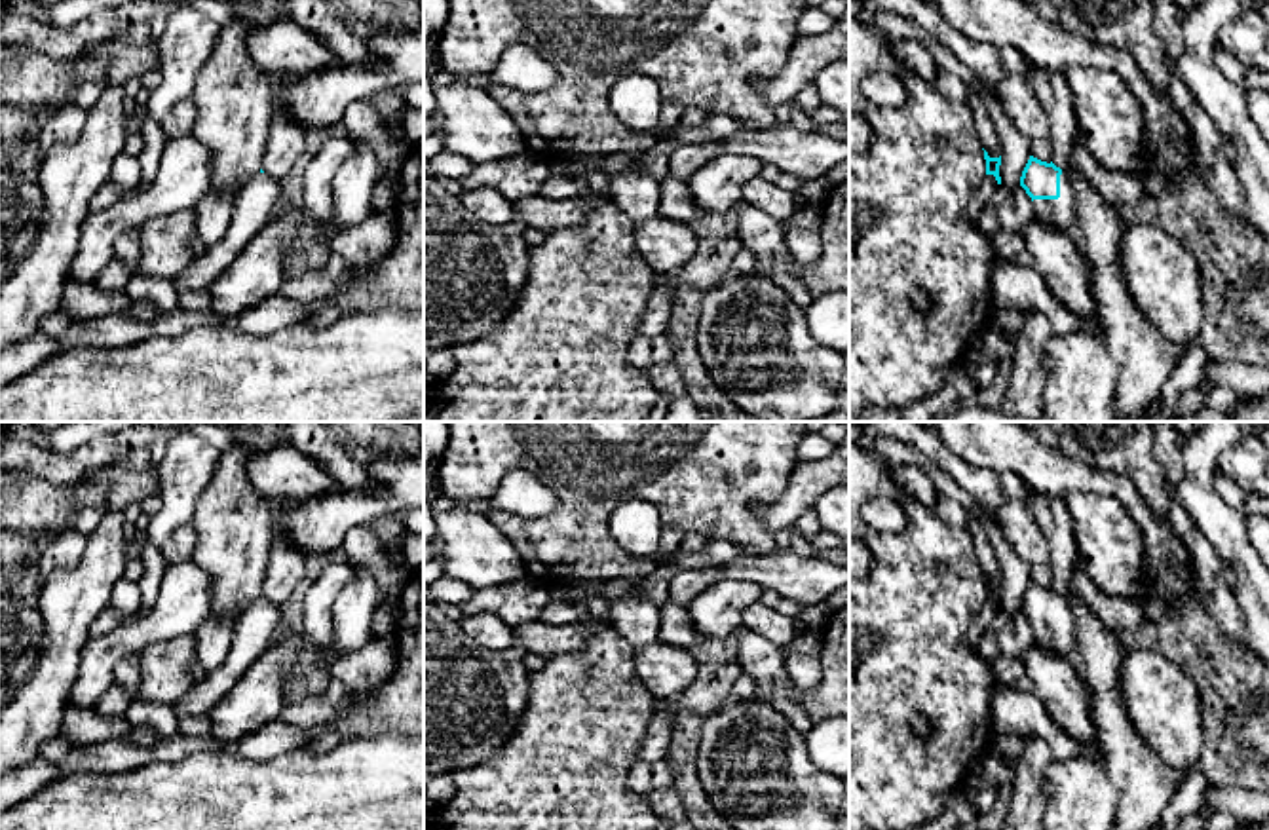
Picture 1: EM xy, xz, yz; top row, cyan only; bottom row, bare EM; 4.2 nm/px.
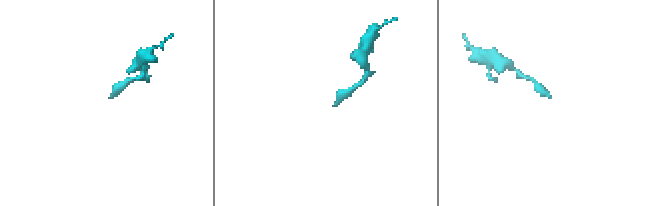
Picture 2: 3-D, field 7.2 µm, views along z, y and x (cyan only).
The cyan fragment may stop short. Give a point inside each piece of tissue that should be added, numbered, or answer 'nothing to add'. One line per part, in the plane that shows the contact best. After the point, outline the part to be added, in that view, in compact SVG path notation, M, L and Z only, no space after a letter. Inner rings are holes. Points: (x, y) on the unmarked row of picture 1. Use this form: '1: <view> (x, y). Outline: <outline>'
1: yz (1059, 639). Outline: M1062 598L1060 600L1060 623L1058 625L1033 625L1032 627L1035 642L1068 659L1075 659L1075 629L1073 629L1073 615L1070 604Z

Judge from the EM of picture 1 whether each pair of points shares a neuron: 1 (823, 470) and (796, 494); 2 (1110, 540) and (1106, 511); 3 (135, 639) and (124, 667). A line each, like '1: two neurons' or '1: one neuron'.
1: one neuron
2: one neuron
3: two neurons

